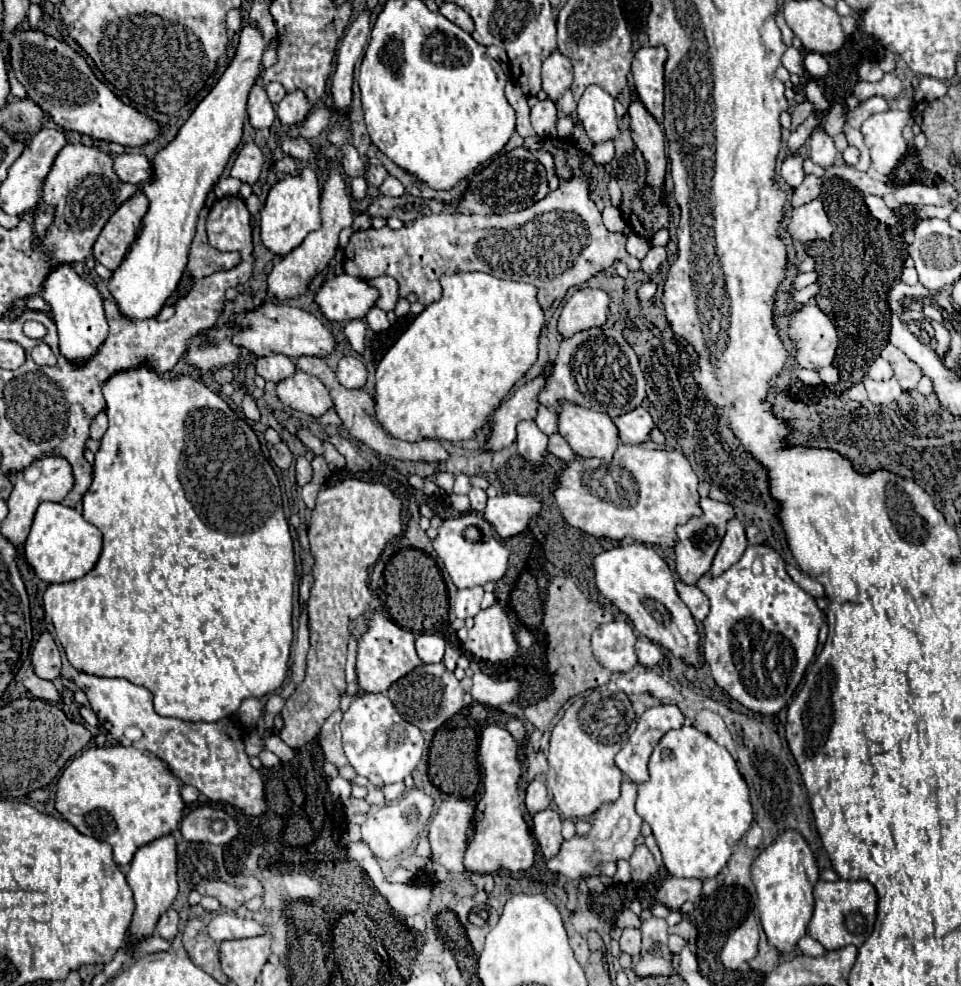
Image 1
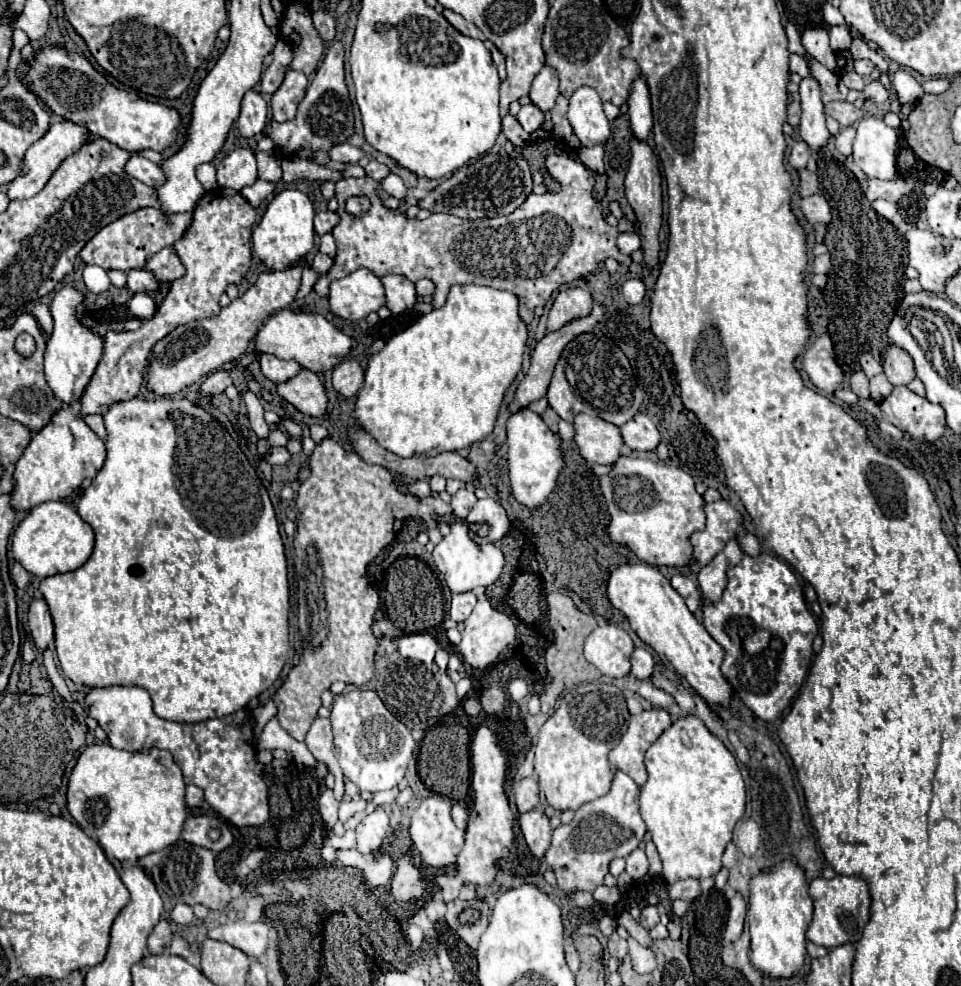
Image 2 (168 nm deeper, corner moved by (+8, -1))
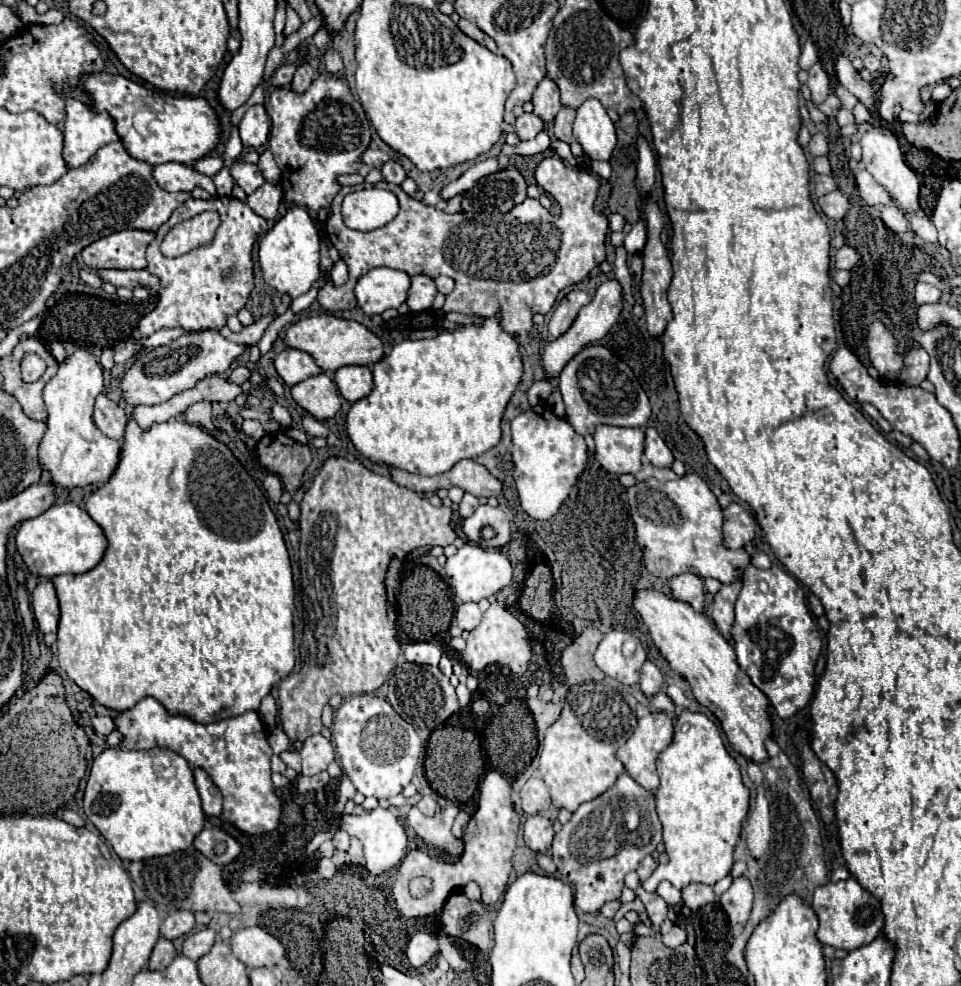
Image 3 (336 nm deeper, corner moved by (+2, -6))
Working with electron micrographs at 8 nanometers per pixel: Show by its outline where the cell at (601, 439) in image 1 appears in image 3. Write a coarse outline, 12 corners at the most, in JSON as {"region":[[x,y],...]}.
{"region":[[600,425],[598,463],[638,473],[644,429]]}

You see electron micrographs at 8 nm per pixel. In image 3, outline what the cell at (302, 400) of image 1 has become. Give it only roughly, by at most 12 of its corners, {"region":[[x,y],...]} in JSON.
{"region":[[326,373],[294,385],[292,397],[318,421],[340,411]]}

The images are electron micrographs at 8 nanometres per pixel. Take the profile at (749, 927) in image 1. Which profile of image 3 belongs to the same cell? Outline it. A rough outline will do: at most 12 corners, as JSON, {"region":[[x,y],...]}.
{"region":[[744,875],[720,895],[732,925],[744,925],[752,909],[750,881]]}

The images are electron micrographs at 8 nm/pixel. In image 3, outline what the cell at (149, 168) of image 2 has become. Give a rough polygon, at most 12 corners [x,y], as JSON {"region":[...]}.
{"region":[[182,163],[156,165],[154,177],[166,191],[202,187],[216,195],[212,179]]}

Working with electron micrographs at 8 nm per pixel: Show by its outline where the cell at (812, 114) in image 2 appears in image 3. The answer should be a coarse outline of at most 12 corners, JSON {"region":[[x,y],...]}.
{"region":[[820,61],[810,67],[812,101],[824,101],[830,79]]}

